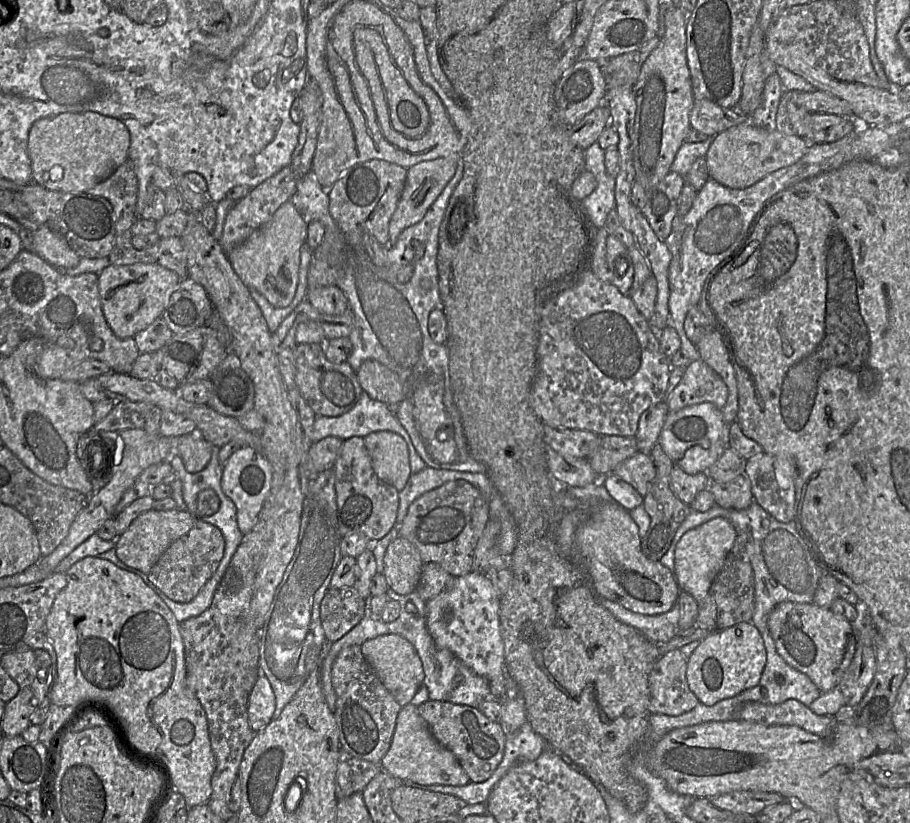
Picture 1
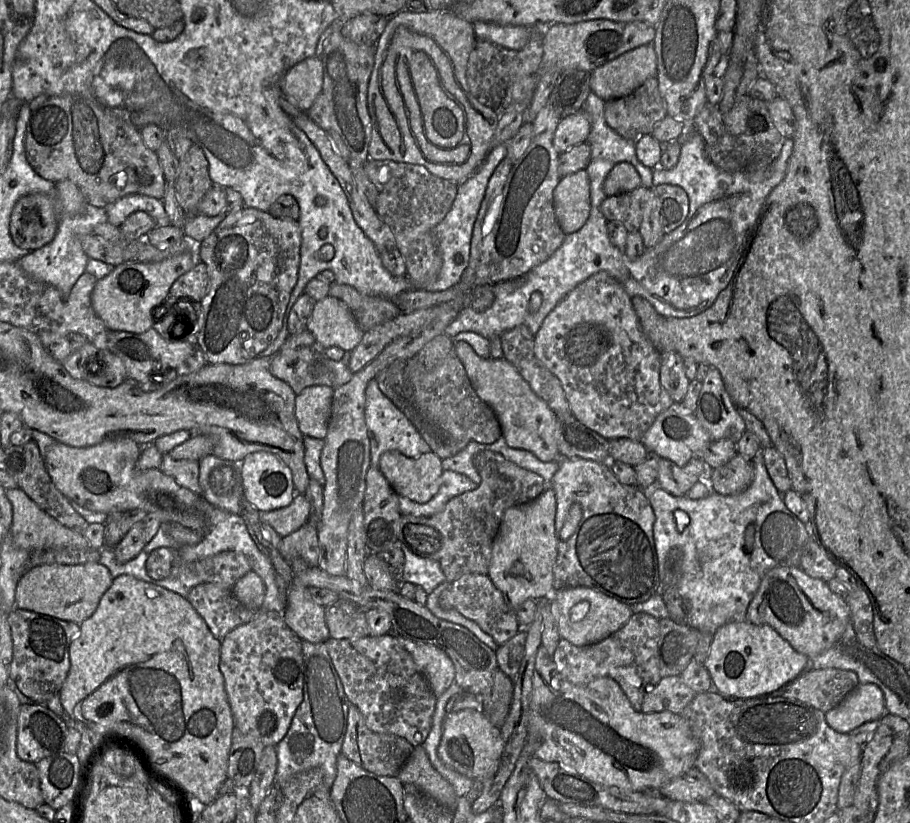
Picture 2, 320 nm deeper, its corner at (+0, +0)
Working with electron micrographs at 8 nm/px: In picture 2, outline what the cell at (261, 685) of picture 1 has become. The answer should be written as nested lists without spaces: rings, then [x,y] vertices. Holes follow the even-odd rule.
[[[259,611],[258,614],[248,623],[237,626],[221,641],[220,648],[220,663],[219,669],[224,677],[224,688],[228,697],[228,703],[231,708],[231,712],[234,719],[235,727],[239,728],[243,733],[254,737],[259,740],[264,746],[275,746],[284,738],[286,735],[291,720],[302,702],[303,699],[303,682],[304,682],[304,664],[302,655],[302,639],[299,638],[285,623],[283,613],[277,611]]]

